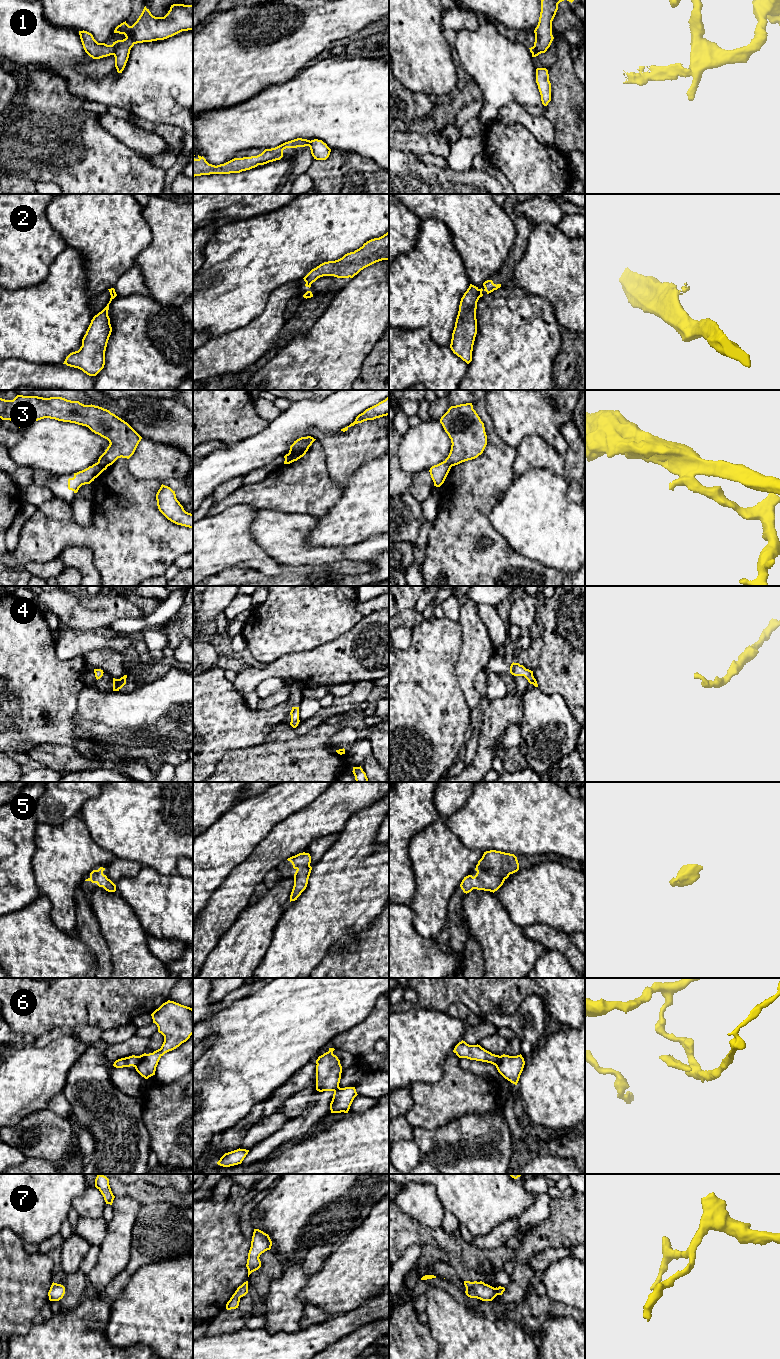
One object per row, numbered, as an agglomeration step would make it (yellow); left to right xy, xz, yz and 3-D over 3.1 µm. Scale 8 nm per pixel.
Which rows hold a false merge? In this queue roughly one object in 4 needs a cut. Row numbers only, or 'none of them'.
1, 2, 3, 6

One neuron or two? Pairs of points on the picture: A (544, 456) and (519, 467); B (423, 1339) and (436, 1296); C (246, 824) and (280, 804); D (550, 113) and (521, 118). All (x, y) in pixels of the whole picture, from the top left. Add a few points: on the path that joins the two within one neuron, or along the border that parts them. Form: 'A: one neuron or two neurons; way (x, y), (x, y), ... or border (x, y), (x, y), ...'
A: one neuron; way (538, 456), (530, 456), (525, 461)
B: two neurons; border (425, 1324), (436, 1341), (438, 1348)
C: one neuron; way (254, 817), (272, 806)
D: two neurons; border (542, 115), (553, 125), (554, 136)

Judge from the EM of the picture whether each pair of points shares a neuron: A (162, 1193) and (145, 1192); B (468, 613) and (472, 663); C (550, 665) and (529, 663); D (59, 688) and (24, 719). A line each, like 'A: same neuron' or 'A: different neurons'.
A: same neuron
B: same neuron
C: different neurons
D: same neuron

